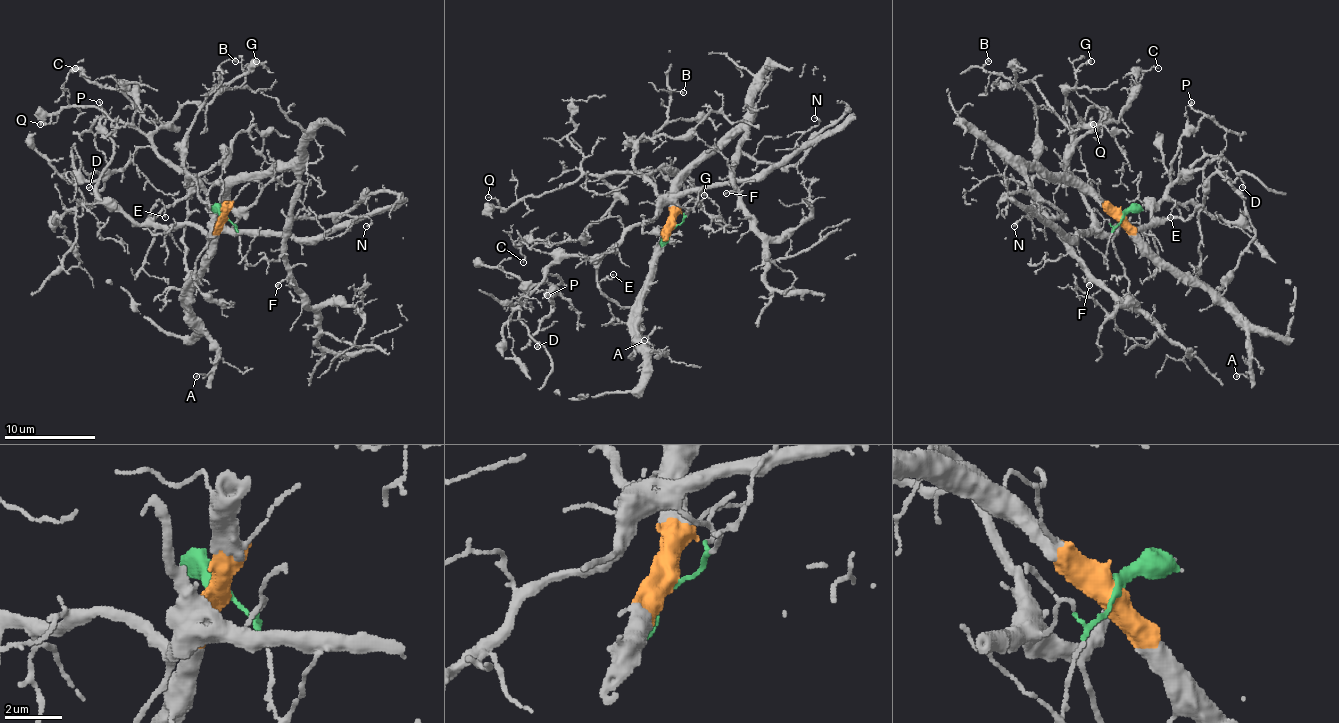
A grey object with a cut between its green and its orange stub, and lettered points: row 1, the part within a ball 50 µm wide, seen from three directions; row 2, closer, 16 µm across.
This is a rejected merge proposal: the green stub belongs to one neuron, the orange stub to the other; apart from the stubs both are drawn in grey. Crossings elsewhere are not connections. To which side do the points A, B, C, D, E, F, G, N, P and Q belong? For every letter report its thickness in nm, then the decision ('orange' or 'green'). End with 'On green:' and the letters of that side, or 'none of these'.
A: 110 nm thick; orange
B: 100 nm thick; green
C: 80 nm thick; green
D: 140 nm thick; green
E: 80 nm thick; green
F: 110 nm thick; orange
G: 280 nm thick; green
N: 150 nm thick; green
P: 150 nm thick; green
Q: 140 nm thick; green
On green: B, C, D, E, G, N, P, Q

